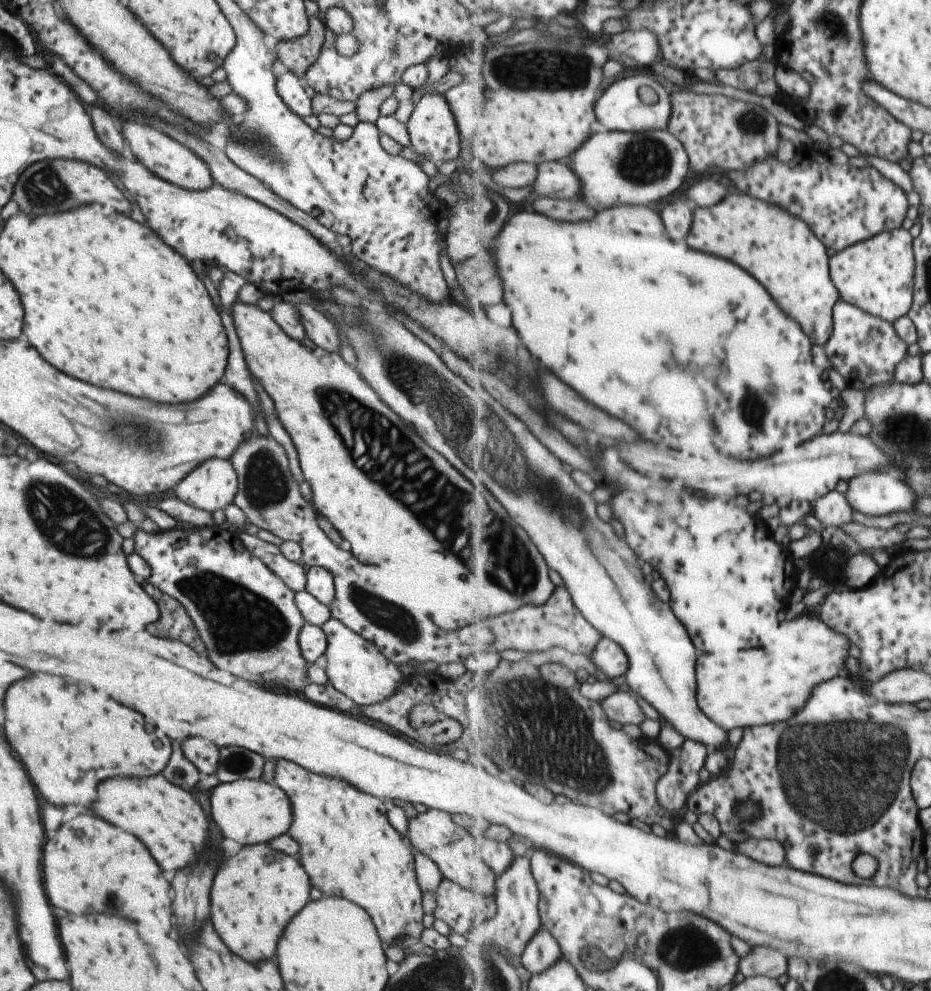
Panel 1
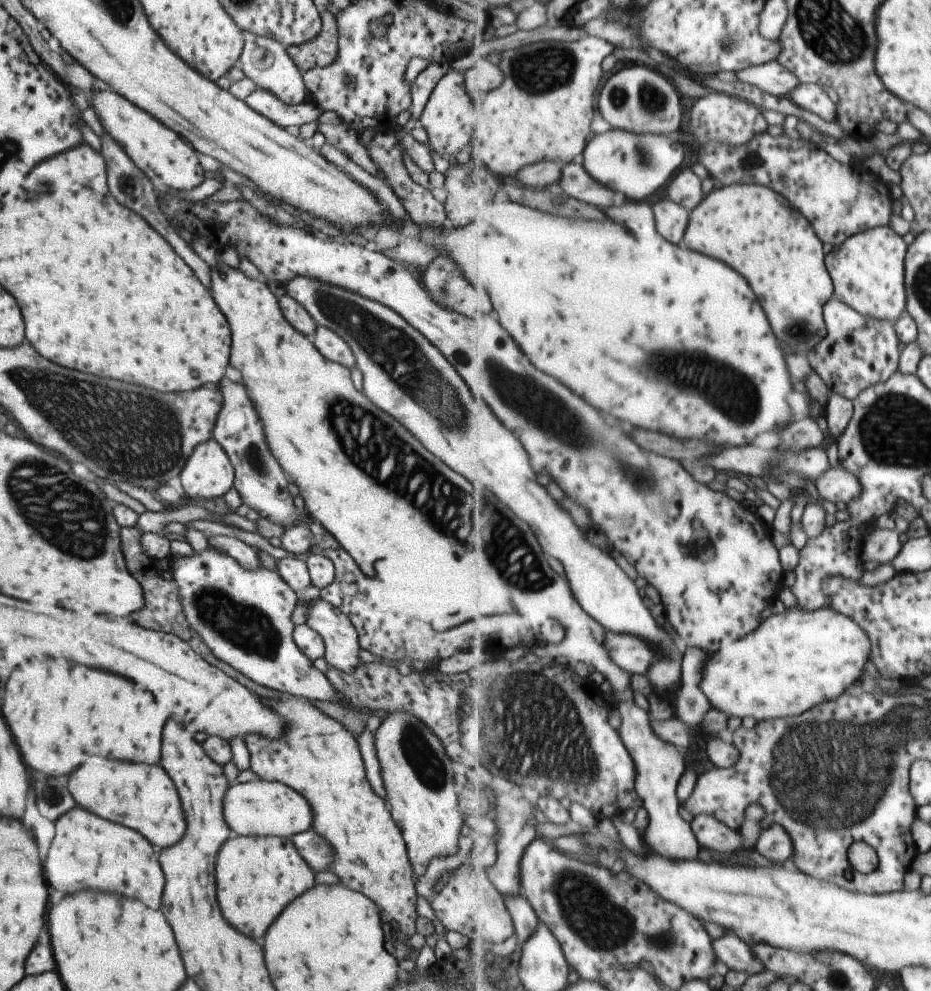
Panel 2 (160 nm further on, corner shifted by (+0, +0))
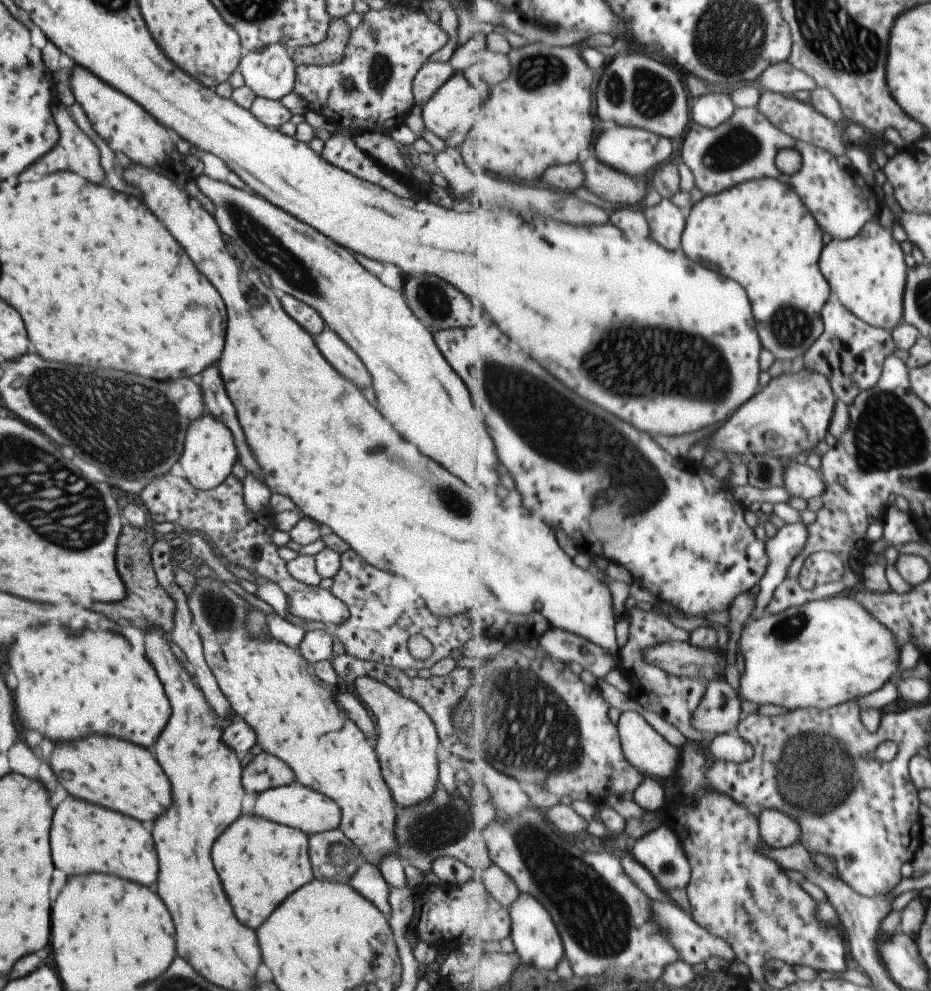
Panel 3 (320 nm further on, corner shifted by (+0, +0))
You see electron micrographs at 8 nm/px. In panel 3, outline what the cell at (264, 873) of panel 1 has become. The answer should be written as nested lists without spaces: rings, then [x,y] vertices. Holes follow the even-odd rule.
[[[251,813],[237,816],[211,846],[213,868],[225,896],[229,896],[233,914],[251,930],[255,930],[289,892],[305,884],[307,878],[314,878],[307,854],[308,835],[304,832]]]

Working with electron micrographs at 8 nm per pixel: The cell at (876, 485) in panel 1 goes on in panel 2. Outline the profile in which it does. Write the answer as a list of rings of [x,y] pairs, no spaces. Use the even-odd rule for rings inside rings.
[[[839,466],[827,468],[813,487],[817,487],[821,498],[834,504],[848,504],[862,493],[860,478]]]

